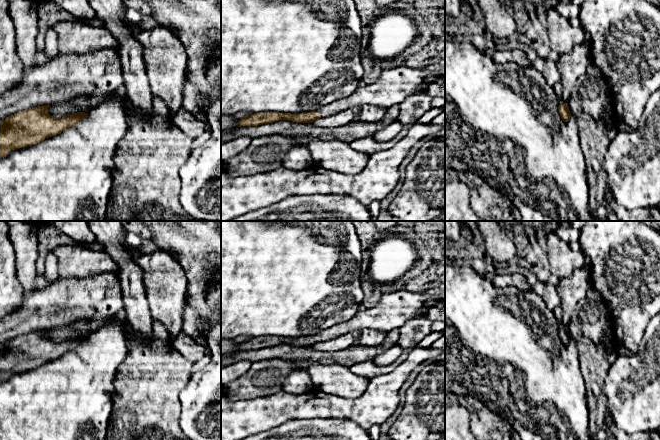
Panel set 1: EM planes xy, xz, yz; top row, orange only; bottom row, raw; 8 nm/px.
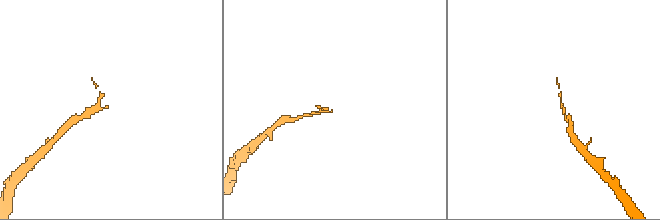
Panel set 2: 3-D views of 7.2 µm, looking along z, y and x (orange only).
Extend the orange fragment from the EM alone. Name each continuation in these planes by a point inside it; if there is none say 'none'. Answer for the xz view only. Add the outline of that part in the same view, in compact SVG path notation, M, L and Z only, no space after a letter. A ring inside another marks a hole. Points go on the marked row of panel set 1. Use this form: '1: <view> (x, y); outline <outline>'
1: xz (394, 85); outline M406 65L387 68L374 83L359 86L352 95L324 105L316 113L324 118L364 105L388 109L401 104L410 95L424 93L429 84L443 81L444 73L429 73Z

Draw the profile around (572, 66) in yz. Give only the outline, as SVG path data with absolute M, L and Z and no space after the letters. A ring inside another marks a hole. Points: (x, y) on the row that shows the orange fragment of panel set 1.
M583 45L576 46L570 53L560 55L556 66L560 72L562 83L562 98L565 104L570 96L578 89L578 80L587 74L587 67L591 63L590 47Z

